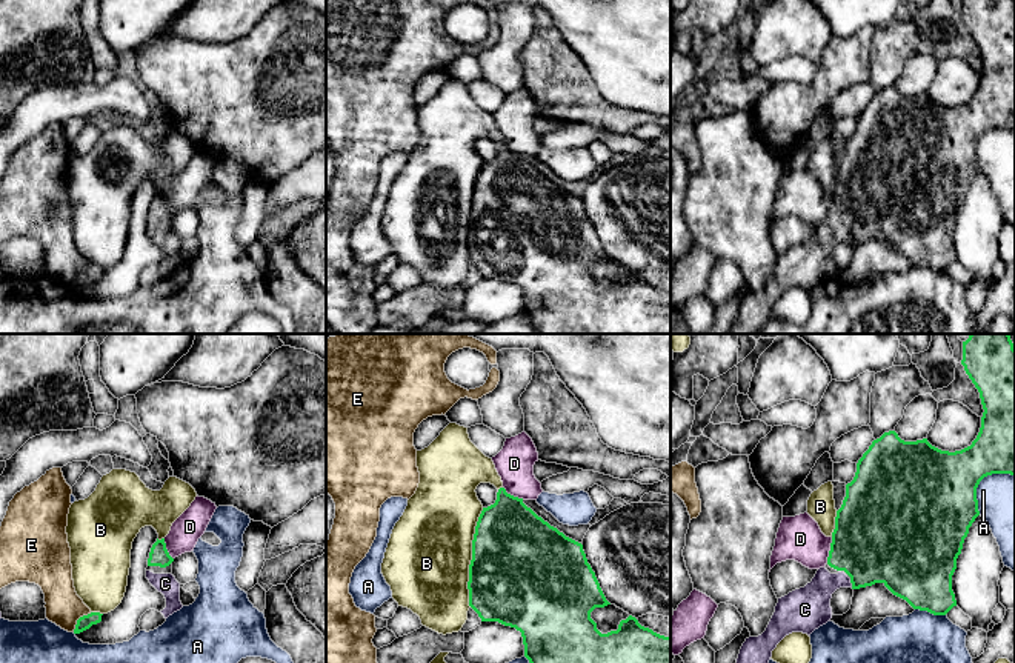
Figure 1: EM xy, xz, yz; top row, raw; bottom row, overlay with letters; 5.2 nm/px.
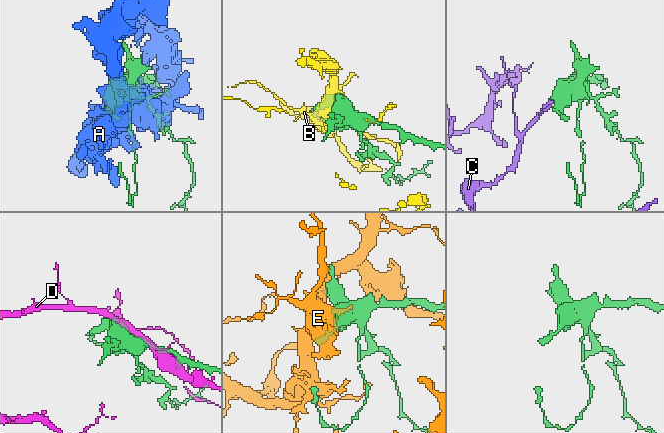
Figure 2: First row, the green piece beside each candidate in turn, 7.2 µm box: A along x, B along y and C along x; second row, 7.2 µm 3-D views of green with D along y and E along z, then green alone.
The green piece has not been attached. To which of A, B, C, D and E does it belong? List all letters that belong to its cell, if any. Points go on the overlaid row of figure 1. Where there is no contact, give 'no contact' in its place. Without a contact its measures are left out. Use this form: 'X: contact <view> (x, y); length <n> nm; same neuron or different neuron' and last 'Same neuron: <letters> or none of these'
A: contact yz (980, 480); length 280 nm; different neuron
B: contact xz (472, 557); length 550 nm; different neuron
C: contact yz (851, 582); length 50 nm; same neuron
D: contact yz (831, 549); length 140 nm; different neuron
E: contact xy (79, 619); length 140 nm; different neuron
Same neuron: C

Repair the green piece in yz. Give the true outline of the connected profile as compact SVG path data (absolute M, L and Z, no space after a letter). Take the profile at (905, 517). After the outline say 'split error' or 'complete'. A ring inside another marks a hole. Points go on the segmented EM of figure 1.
M970 334L963 341L961 365L978 389L984 409L980 432L972 445L961 451L949 452L932 446L927 438L904 441L895 431L884 432L874 440L858 460L855 477L846 485L846 497L837 511L827 565L838 572L830 574L826 568L820 568L804 588L778 598L766 631L758 637L746 638L737 663L769 663L772 651L786 635L792 632L810 635L815 629L830 621L830 598L840 588L860 589L883 583L914 609L927 611L933 615L946 615L957 606L952 575L969 528L980 515L977 488L984 477L992 474L1015 475L1015 348L1010 335Z | split error

